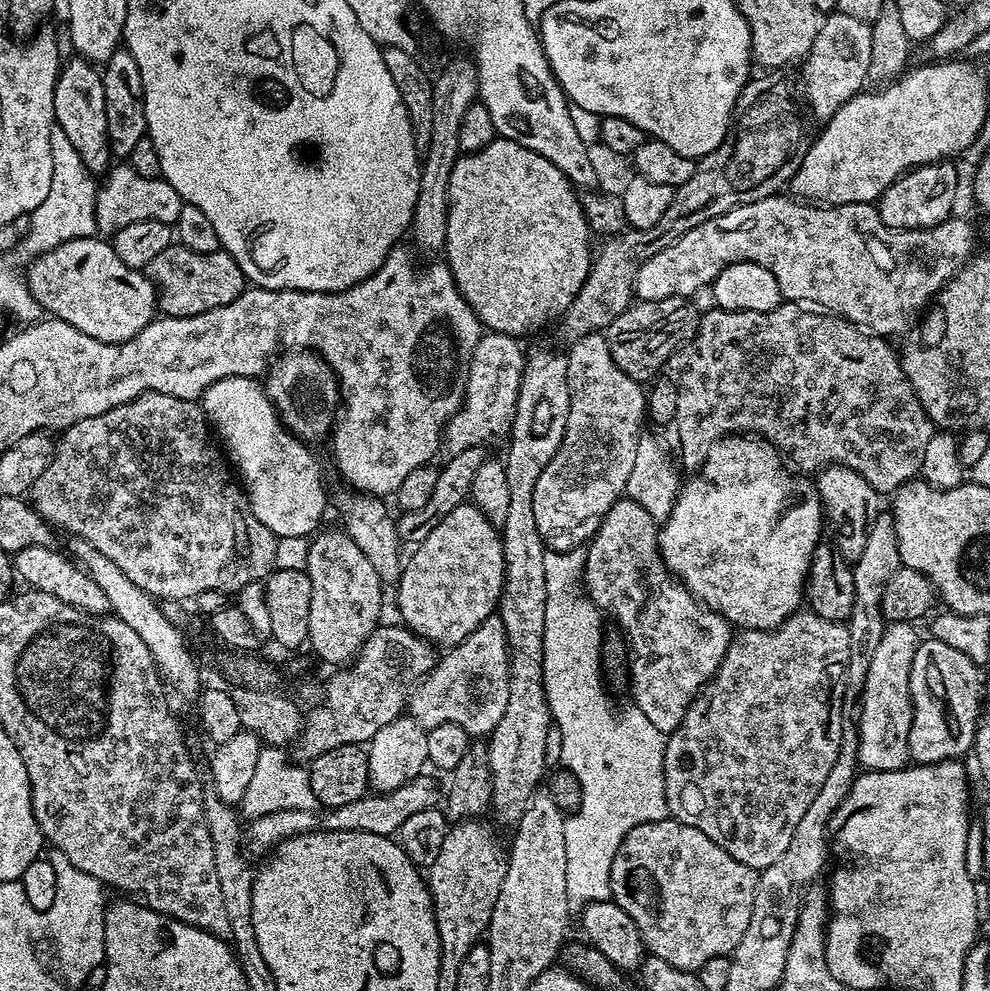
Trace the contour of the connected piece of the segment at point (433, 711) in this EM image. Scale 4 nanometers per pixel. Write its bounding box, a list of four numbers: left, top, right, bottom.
[406,614,510,738]

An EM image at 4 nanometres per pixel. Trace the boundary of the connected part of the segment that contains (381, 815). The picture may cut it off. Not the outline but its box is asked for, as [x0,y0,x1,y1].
[246,772,442,852]

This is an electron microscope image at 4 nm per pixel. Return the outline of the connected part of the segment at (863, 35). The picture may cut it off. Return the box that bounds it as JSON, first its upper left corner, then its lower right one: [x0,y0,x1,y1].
[802,10,873,122]

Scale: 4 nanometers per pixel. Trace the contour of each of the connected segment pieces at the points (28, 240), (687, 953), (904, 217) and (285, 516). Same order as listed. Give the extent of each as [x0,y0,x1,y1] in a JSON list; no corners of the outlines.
[[22,126,98,258],[610,818,757,973],[878,162,960,228],[202,376,324,538]]

